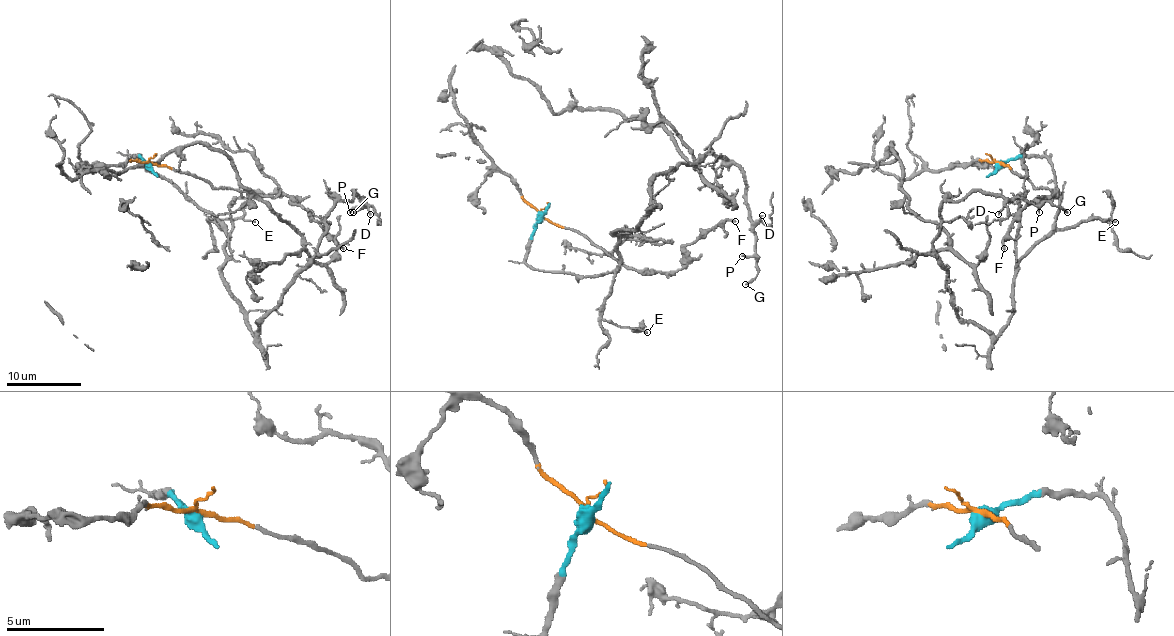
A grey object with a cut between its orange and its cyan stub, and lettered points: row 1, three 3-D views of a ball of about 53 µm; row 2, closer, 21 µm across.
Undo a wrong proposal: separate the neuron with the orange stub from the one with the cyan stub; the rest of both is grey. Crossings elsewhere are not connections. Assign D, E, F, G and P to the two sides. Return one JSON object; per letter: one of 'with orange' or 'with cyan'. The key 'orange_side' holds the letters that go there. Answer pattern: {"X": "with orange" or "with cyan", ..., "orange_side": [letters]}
{"D": "with cyan", "E": "with cyan", "F": "with orange", "G": "with cyan", "P": "with cyan", "orange_side": ["F"]}

